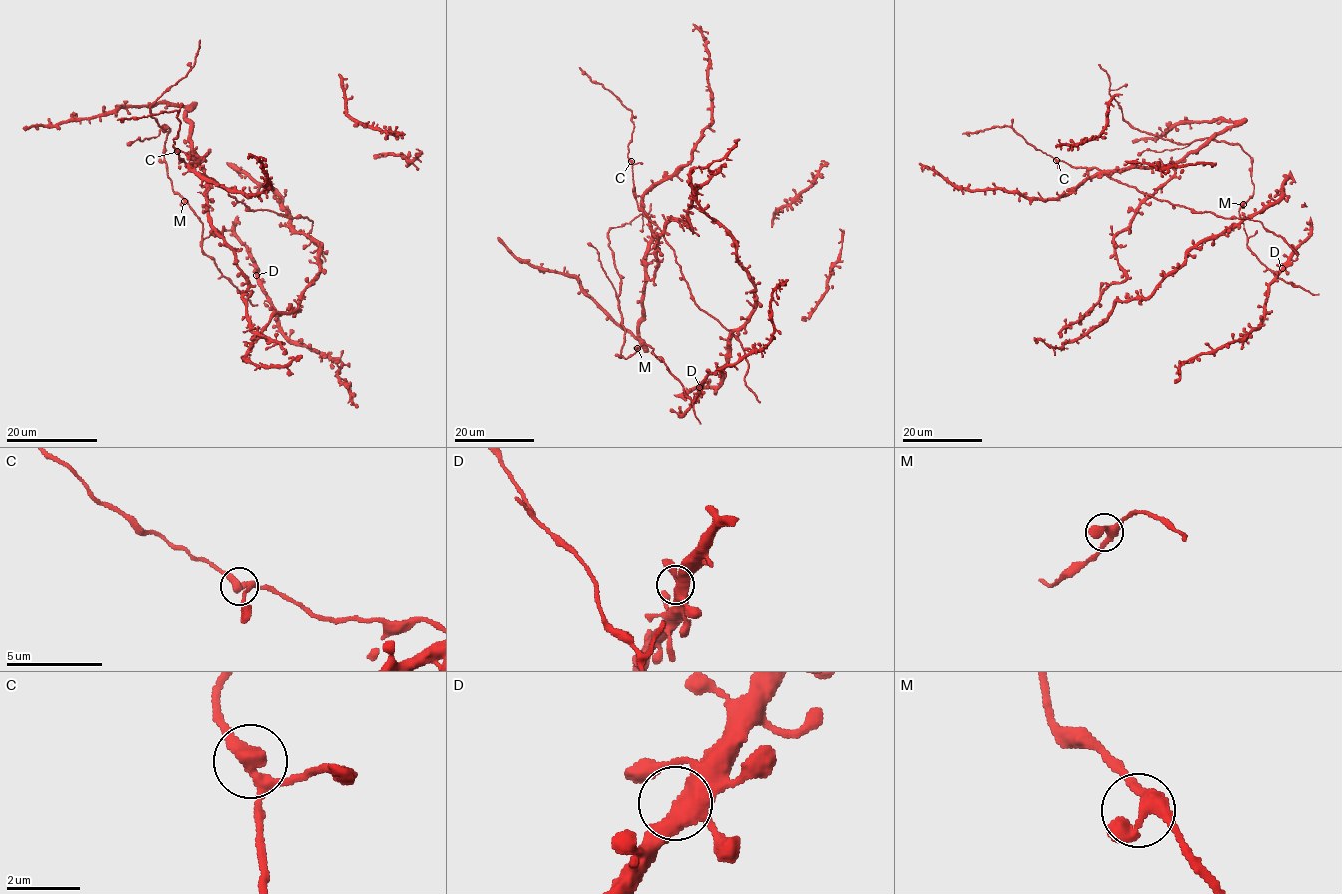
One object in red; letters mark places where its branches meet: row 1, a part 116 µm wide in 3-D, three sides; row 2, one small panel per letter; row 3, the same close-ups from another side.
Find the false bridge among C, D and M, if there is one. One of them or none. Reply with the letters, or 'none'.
none

